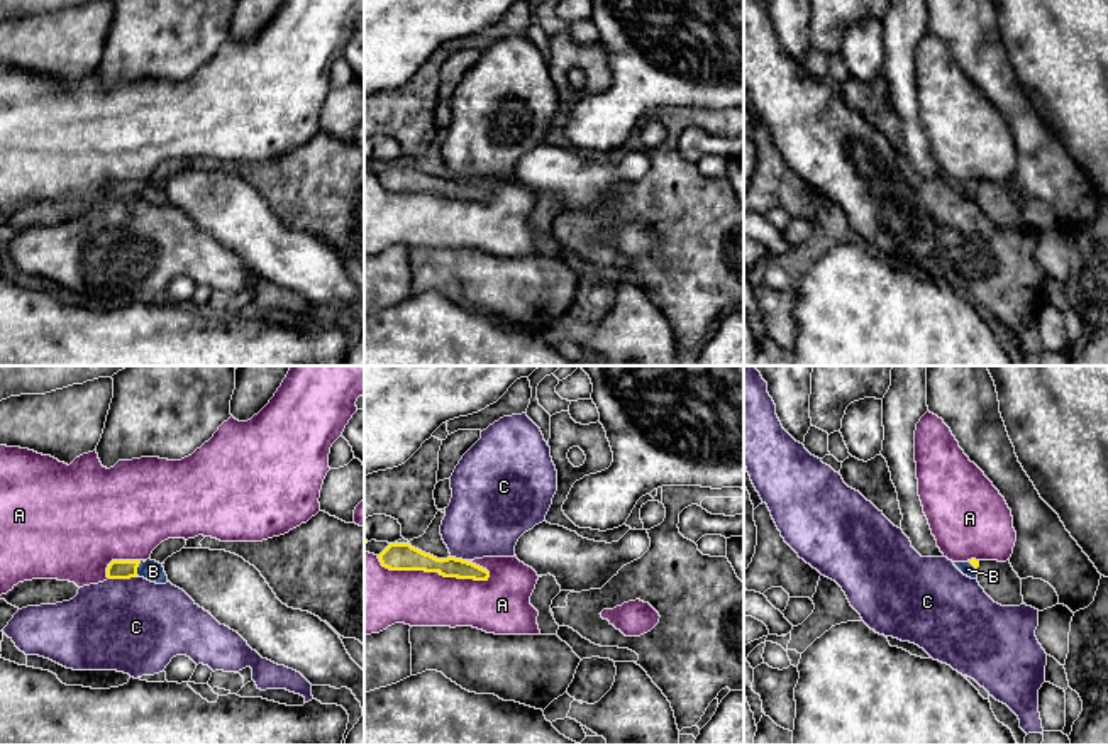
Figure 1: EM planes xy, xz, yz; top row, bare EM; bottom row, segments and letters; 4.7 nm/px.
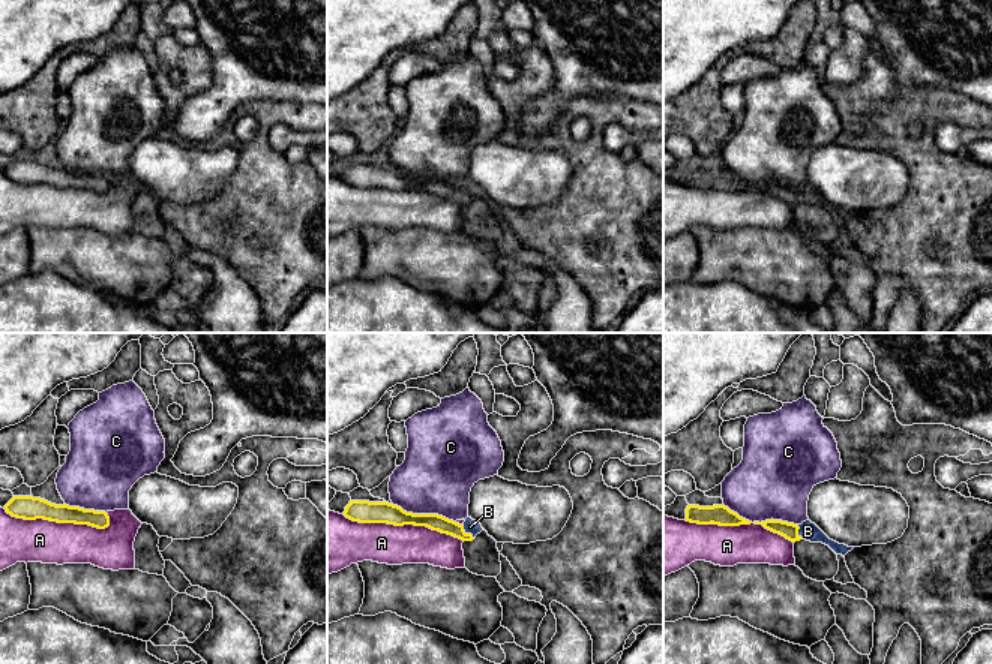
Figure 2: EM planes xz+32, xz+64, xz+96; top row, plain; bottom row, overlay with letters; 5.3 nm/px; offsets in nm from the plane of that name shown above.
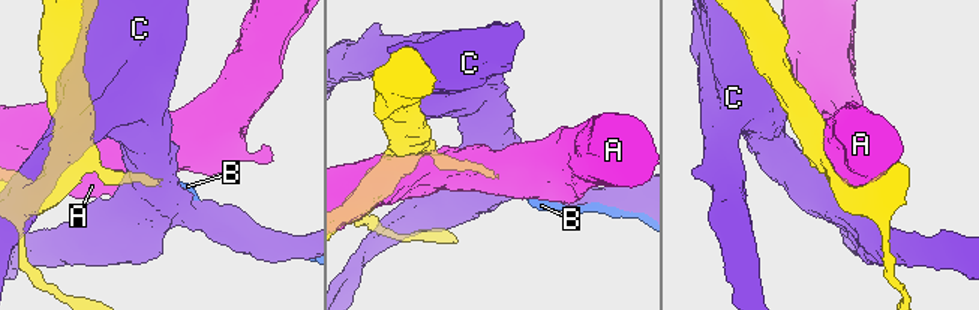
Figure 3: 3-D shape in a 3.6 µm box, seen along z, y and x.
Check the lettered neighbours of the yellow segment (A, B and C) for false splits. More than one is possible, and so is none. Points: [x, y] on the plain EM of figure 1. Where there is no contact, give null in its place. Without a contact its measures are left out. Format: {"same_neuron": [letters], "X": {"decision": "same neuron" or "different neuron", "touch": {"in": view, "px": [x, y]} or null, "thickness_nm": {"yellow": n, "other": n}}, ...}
{"same_neuron": ["B"], "A": {"decision": "different neuron", "touch": {"in": "xz", "px": [432, 192]}, "thickness_nm": {"yellow": 130, "other": 260}}, "B": {"decision": "same neuron", "touch": {"in": "xy", "px": [138, 187]}, "thickness_nm": {"yellow": 100, "other": 100}}, "C": {"decision": "different neuron", "touch": {"in": "xy", "px": [122, 198]}, "thickness_nm": {"yellow": 100, "other": 460}}}

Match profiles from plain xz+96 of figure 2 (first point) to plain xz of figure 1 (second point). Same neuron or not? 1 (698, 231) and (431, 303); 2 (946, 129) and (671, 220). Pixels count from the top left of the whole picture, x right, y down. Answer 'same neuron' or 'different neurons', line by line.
1: different neurons
2: different neurons

